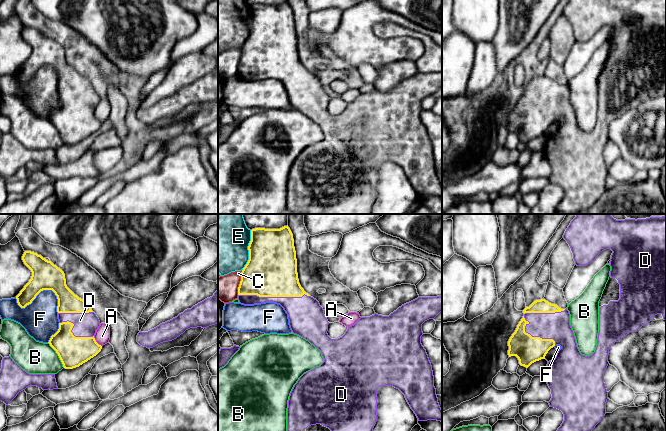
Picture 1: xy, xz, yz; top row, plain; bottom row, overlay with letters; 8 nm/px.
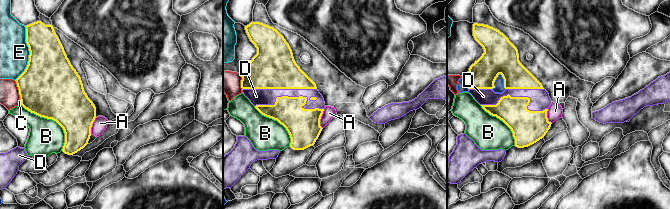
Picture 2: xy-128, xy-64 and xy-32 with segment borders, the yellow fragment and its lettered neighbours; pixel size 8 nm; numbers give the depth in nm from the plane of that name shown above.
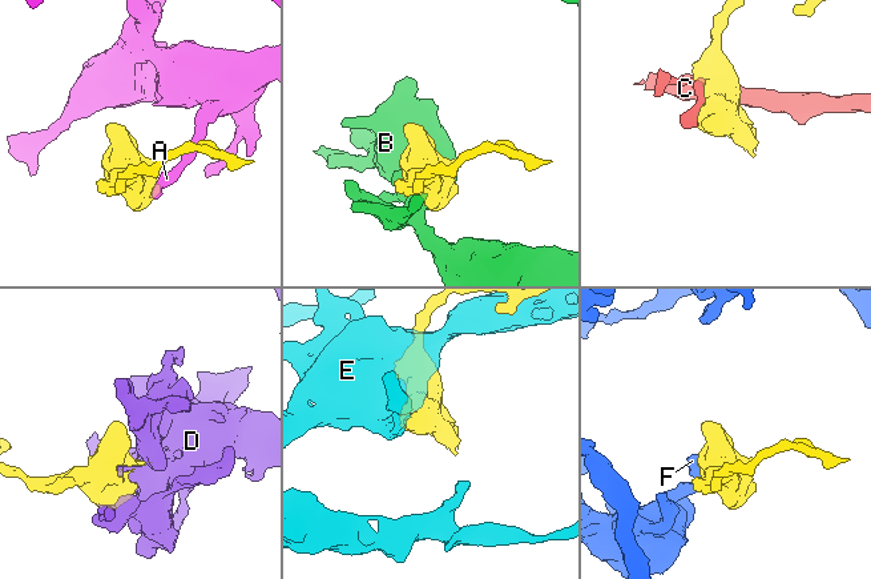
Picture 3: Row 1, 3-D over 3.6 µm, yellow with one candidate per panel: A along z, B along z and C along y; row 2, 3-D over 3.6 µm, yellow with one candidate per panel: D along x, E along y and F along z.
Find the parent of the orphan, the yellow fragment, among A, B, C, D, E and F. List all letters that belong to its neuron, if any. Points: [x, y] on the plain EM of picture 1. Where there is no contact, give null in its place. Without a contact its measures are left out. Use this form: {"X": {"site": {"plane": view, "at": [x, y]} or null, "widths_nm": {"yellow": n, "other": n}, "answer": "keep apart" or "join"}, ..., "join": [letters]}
{"A": {"site": {"plane": "xy", "at": [95, 117]}, "widths_nm": {"yellow": 240, "other": 130}, "answer": "keep apart"}, "B": {"site": {"plane": "xy", "at": [58, 131]}, "widths_nm": {"yellow": 240, "other": 260}, "answer": "keep apart"}, "C": {"site": {"plane": "xz", "at": [240, 58]}, "widths_nm": {"yellow": 400, "other": 200}, "answer": "keep apart"}, "D": {"site": {"plane": "xz", "at": [274, 72]}, "widths_nm": {"yellow": 420, "other": 220}, "answer": "join"}, "E": {"site": {"plane": "xz", "at": [248, 25]}, "widths_nm": {"yellow": 400, "other": 400}, "answer": "keep apart"}, "F": {"site": {"plane": "xy", "at": [42, 66]}, "widths_nm": {"yellow": 220, "other": 280}, "answer": "keep apart"}, "join": ["D"]}

